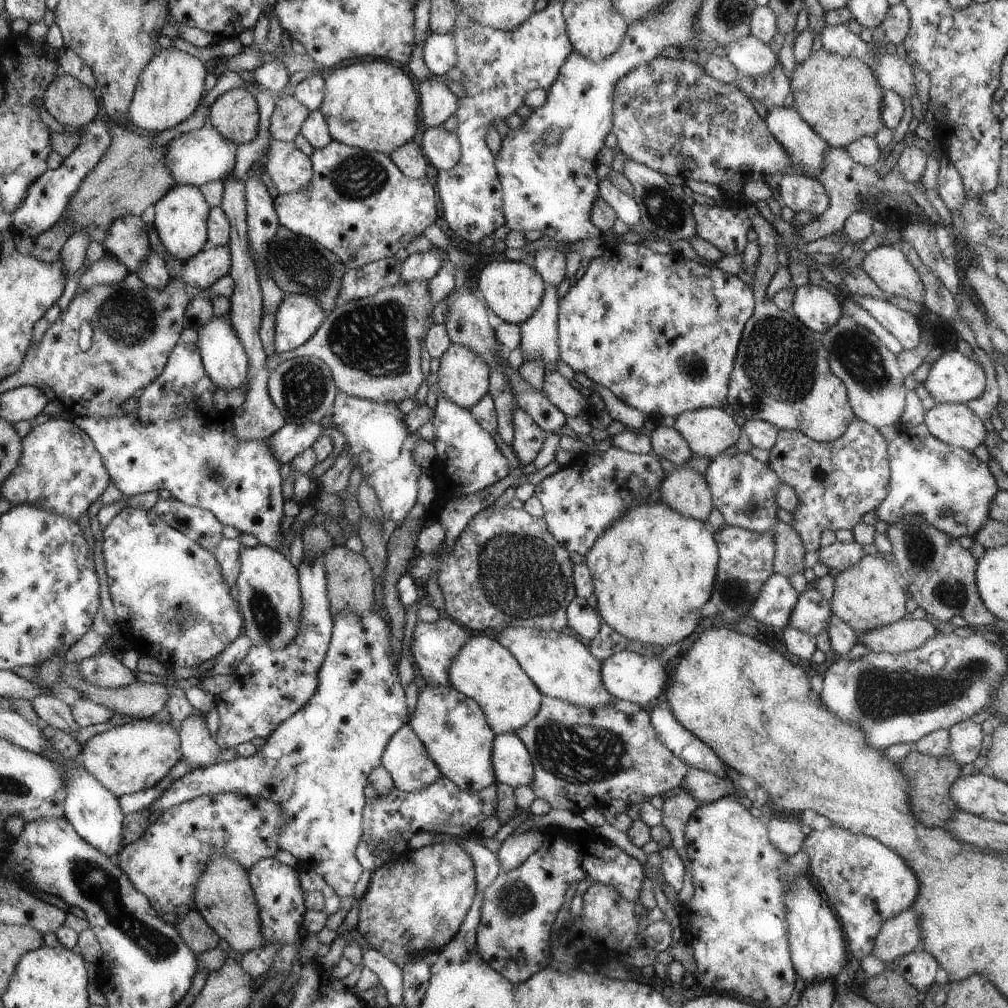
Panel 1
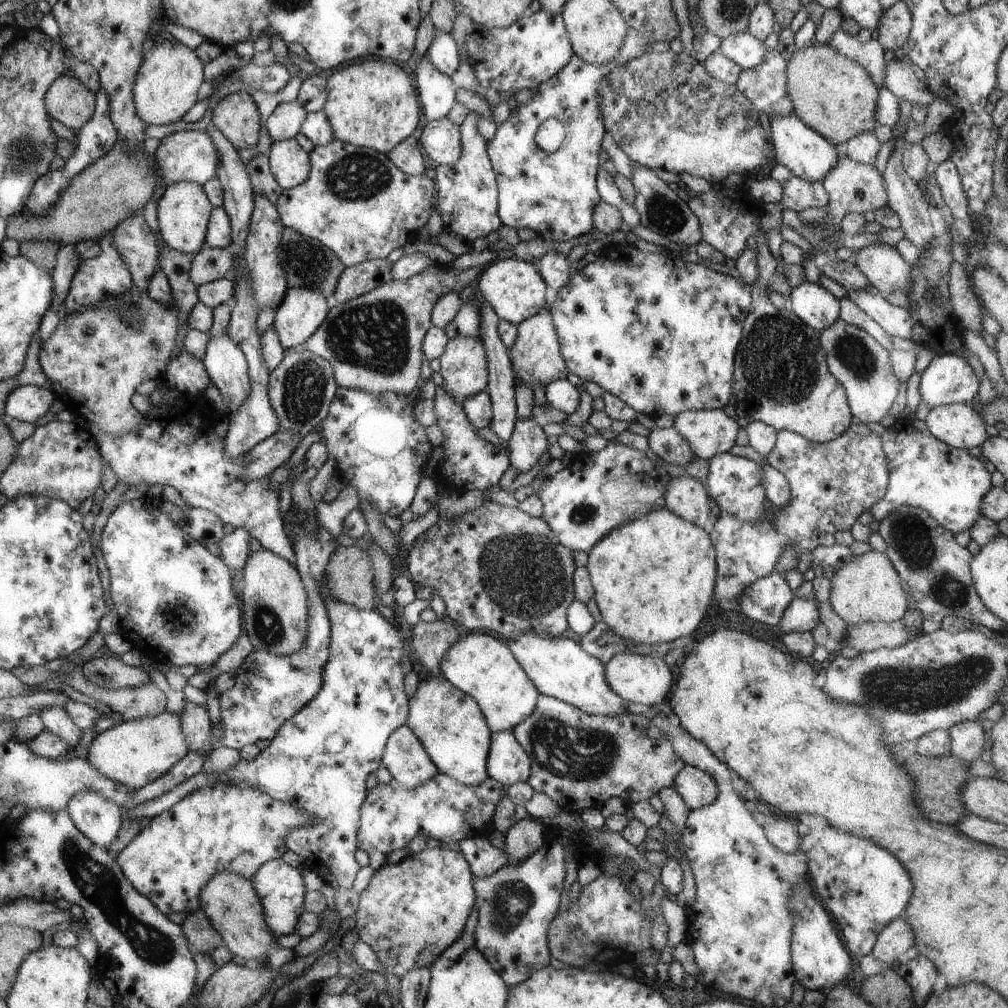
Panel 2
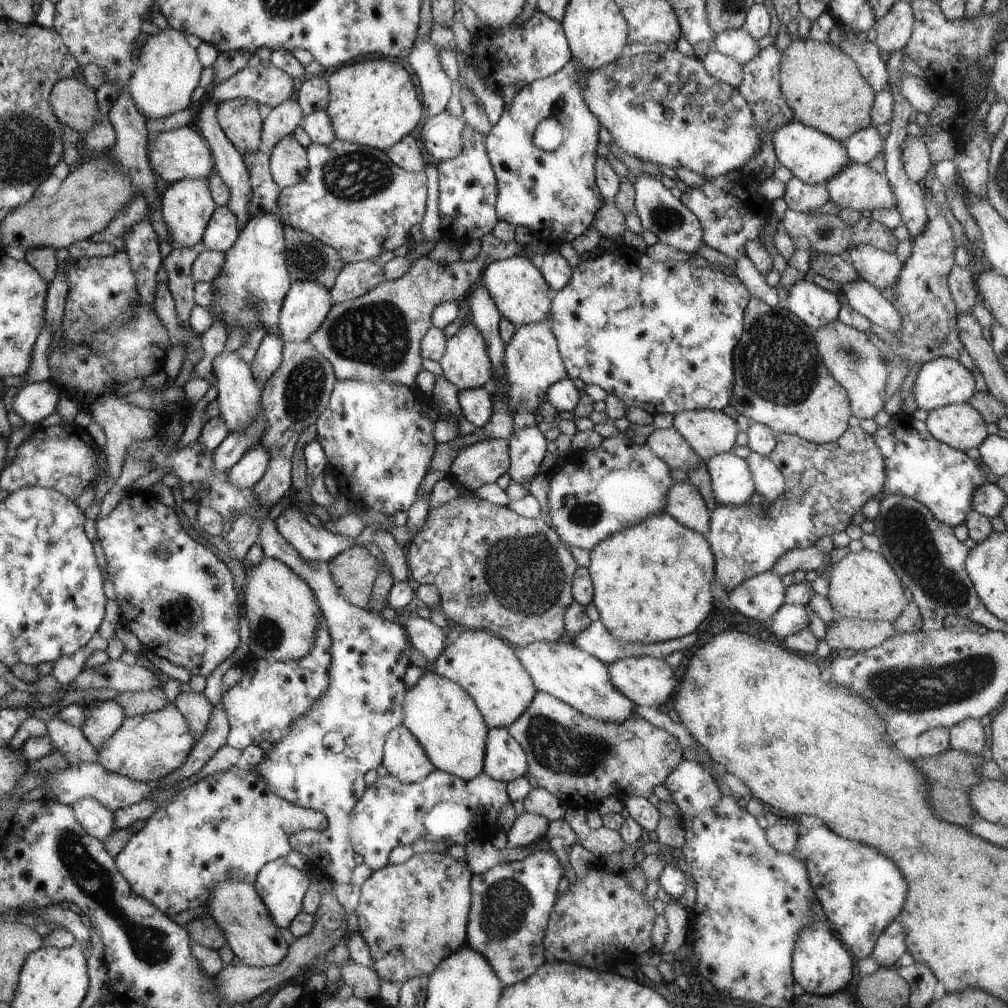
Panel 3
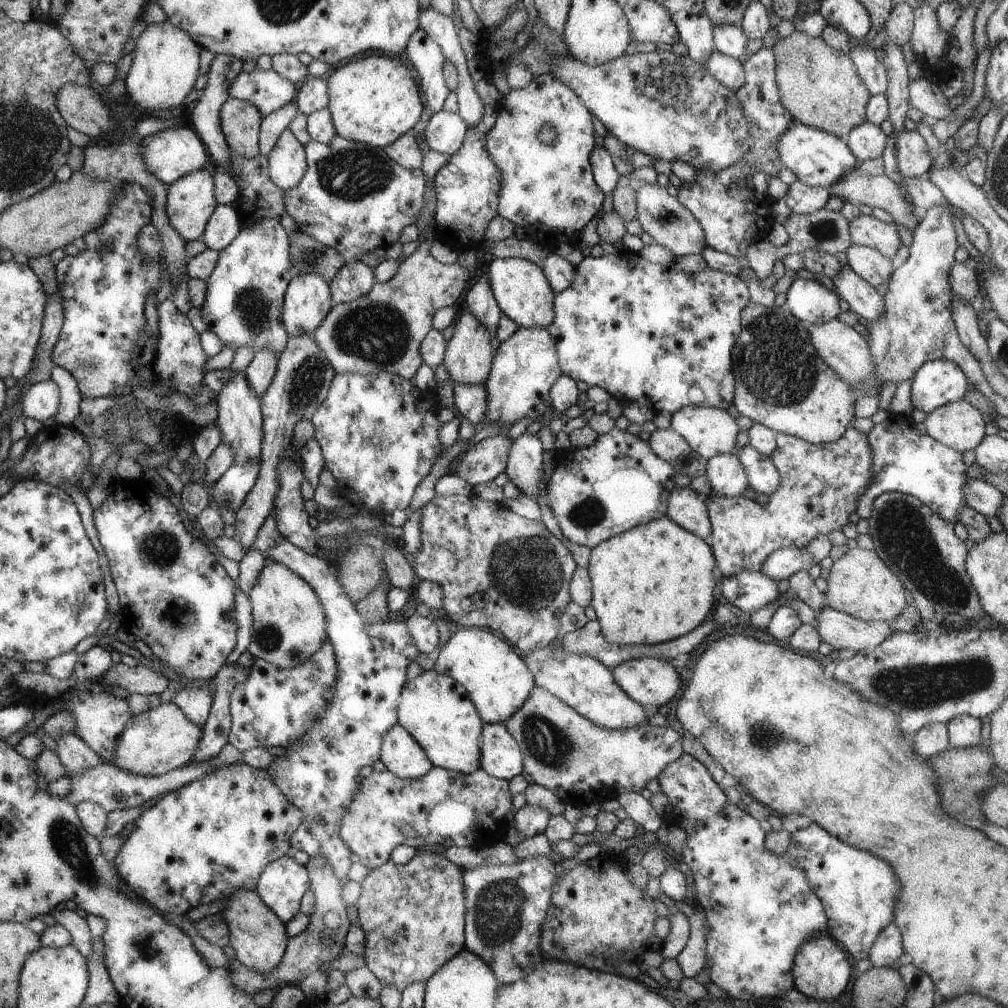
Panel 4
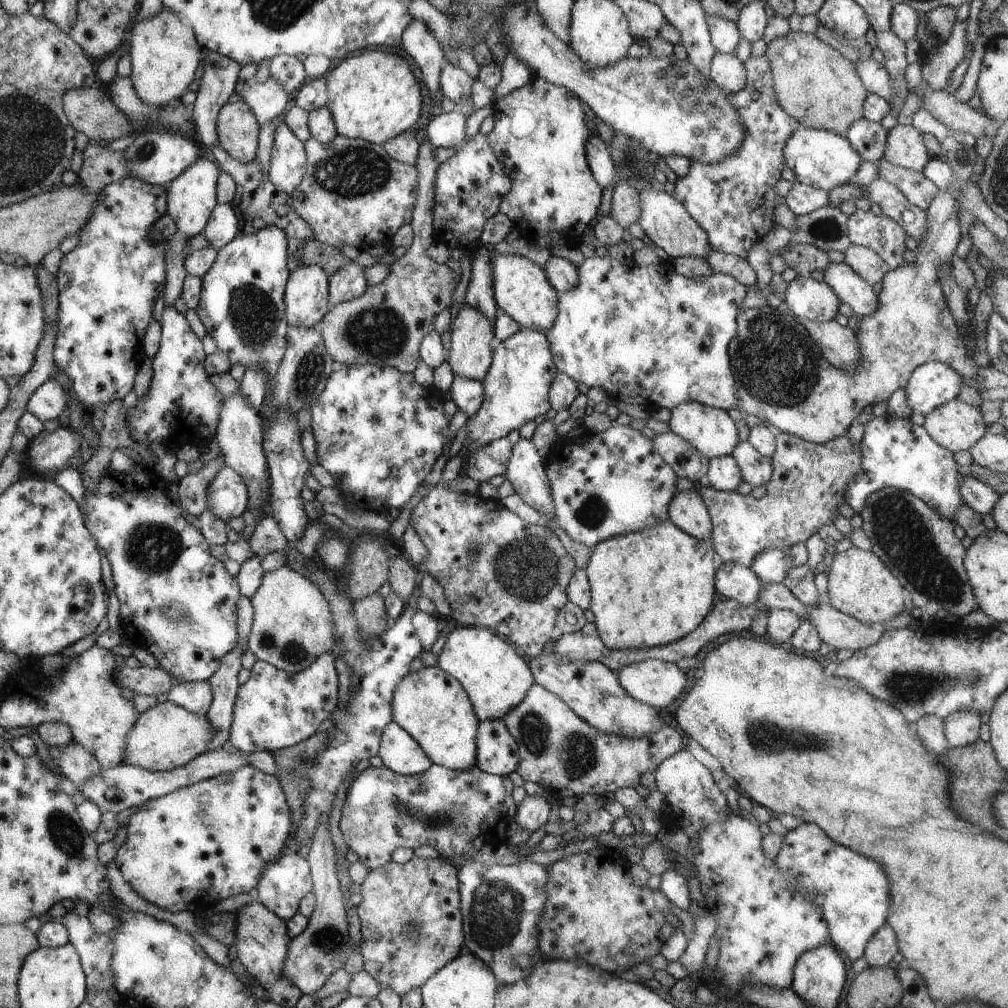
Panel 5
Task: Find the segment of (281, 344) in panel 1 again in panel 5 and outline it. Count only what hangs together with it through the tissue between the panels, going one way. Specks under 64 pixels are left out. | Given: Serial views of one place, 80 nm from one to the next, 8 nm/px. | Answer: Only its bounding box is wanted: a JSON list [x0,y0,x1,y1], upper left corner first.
[284,265,332,327]

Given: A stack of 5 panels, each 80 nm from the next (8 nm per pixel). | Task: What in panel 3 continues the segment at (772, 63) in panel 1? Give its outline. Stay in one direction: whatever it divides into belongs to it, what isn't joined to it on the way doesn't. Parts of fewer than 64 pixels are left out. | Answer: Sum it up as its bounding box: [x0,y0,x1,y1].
[714,27,760,65]

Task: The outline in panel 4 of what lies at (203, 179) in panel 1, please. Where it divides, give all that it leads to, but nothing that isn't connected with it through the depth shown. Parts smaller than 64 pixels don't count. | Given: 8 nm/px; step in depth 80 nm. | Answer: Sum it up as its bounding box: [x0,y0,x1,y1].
[140,124,208,184]

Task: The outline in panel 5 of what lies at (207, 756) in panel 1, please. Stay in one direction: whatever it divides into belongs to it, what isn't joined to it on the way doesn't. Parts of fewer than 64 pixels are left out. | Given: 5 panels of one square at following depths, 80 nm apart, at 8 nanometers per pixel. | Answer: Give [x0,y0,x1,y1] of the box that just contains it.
[168,680,213,715]

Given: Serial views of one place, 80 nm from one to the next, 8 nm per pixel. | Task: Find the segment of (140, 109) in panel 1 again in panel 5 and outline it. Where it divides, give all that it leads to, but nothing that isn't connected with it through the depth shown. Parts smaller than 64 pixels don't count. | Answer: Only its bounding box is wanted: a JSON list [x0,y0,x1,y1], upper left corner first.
[127,6,204,105]

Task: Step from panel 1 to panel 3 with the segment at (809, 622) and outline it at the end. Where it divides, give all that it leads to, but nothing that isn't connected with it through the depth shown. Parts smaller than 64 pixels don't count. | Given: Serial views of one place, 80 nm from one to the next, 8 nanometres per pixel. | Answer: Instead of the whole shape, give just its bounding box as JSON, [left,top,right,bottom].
[770,603,812,640]

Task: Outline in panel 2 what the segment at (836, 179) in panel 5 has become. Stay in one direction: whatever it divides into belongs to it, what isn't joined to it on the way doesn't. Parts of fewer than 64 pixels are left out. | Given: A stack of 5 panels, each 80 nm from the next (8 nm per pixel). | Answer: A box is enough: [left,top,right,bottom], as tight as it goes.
[770,114,840,181]

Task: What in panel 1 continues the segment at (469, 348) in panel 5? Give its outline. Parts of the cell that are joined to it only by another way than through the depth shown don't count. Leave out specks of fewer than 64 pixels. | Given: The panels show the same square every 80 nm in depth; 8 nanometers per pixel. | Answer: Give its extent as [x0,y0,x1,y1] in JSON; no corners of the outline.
[432,343,491,409]

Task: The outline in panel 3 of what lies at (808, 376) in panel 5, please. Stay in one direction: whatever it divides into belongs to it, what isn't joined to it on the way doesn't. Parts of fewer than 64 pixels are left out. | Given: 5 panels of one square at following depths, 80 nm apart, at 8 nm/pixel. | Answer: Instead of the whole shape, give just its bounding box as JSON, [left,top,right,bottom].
[729,210,976,444]

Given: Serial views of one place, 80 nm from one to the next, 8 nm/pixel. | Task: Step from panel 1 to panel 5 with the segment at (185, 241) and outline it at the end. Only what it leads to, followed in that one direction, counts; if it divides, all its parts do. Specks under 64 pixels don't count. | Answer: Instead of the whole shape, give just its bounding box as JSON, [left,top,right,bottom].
[167,157,221,238]

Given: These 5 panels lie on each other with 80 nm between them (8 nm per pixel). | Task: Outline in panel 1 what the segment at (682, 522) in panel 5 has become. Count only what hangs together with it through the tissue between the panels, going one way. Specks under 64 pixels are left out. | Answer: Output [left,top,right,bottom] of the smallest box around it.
[659,465,714,532]

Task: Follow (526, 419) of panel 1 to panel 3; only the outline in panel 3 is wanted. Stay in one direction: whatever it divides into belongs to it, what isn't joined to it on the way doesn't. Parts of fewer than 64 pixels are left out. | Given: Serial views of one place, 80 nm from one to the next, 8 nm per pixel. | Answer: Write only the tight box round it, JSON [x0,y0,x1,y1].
[508,425,547,490]

